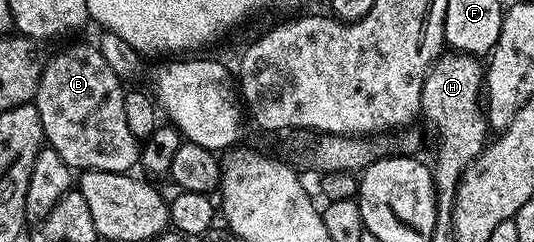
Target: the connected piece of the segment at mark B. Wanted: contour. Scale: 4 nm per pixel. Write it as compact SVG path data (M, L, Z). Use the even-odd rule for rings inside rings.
M78 43L70 47L64 48L62 51L58 52L54 57L47 58L47 61L43 64L43 69L40 77L40 83L37 85L37 95L34 100L34 104L37 107L37 113L40 115L42 134L45 142L57 151L57 154L64 159L67 166L75 171L81 171L84 169L88 170L100 170L100 171L112 171L113 173L125 173L131 172L133 166L135 167L139 164L141 158L141 146L139 138L132 135L132 131L128 128L128 123L125 122L125 112L124 112L124 97L126 94L125 88L122 89L124 85L123 80L118 74L115 73L114 69L110 67L104 55L101 53L100 49L93 44L88 45L86 43Z

